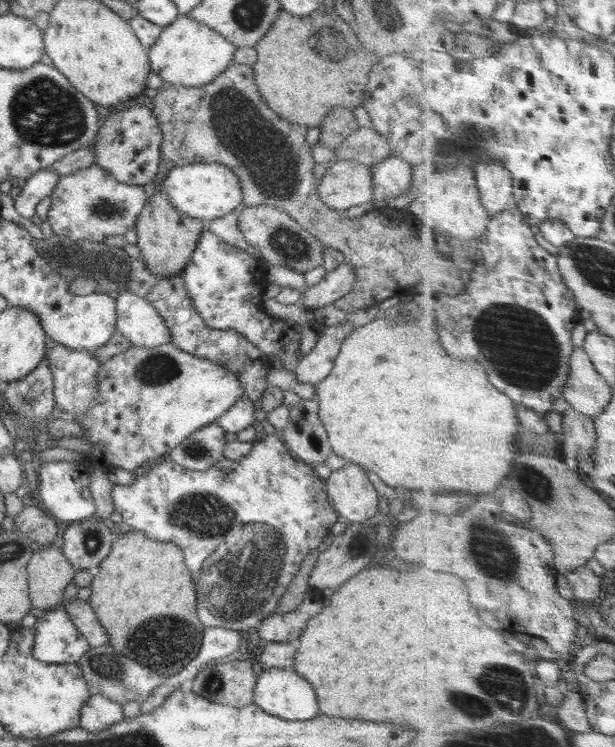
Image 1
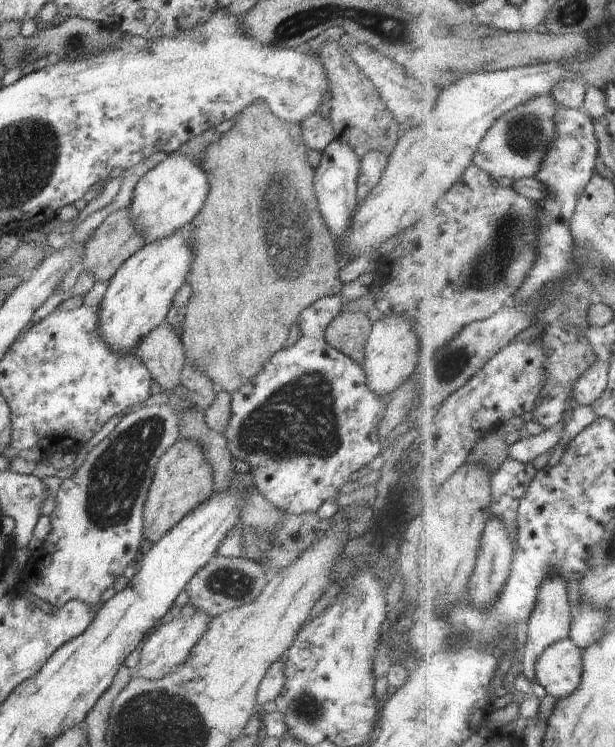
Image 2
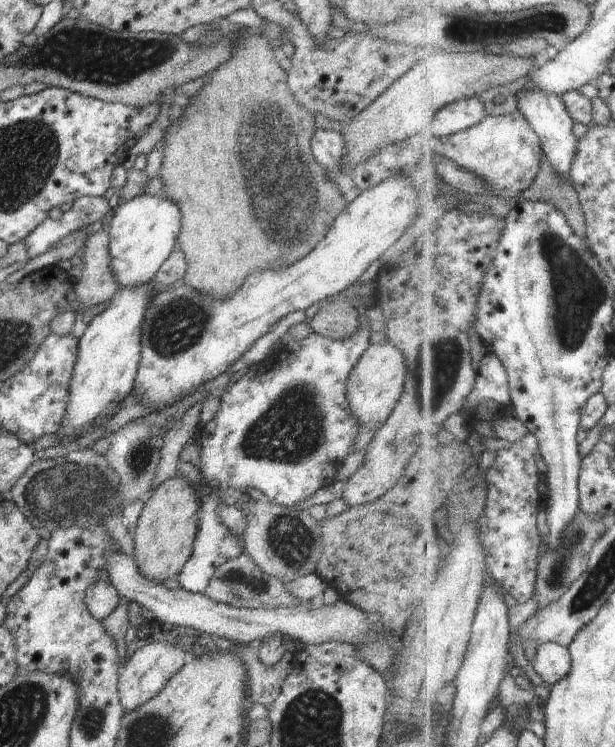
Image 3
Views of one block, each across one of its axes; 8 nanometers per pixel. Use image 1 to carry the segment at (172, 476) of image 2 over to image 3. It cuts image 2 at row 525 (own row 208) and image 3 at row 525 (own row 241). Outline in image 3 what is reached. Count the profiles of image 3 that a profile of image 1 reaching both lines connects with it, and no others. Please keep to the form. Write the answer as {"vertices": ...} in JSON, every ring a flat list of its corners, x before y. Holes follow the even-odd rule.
{"vertices":[[180,474,166,480,150,496,144,502,135,534,132,536,135,544,132,558,144,578,162,585,165,580,175,578,192,556,193,540,198,532,200,502,193,483]]}

